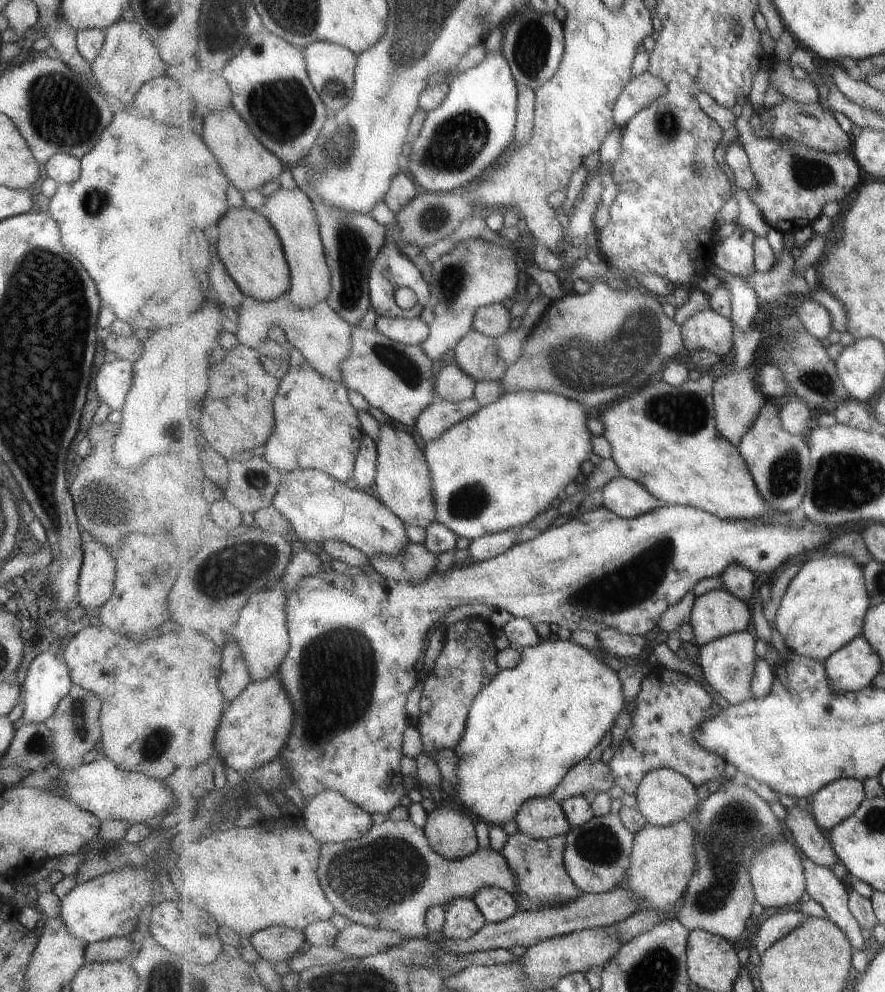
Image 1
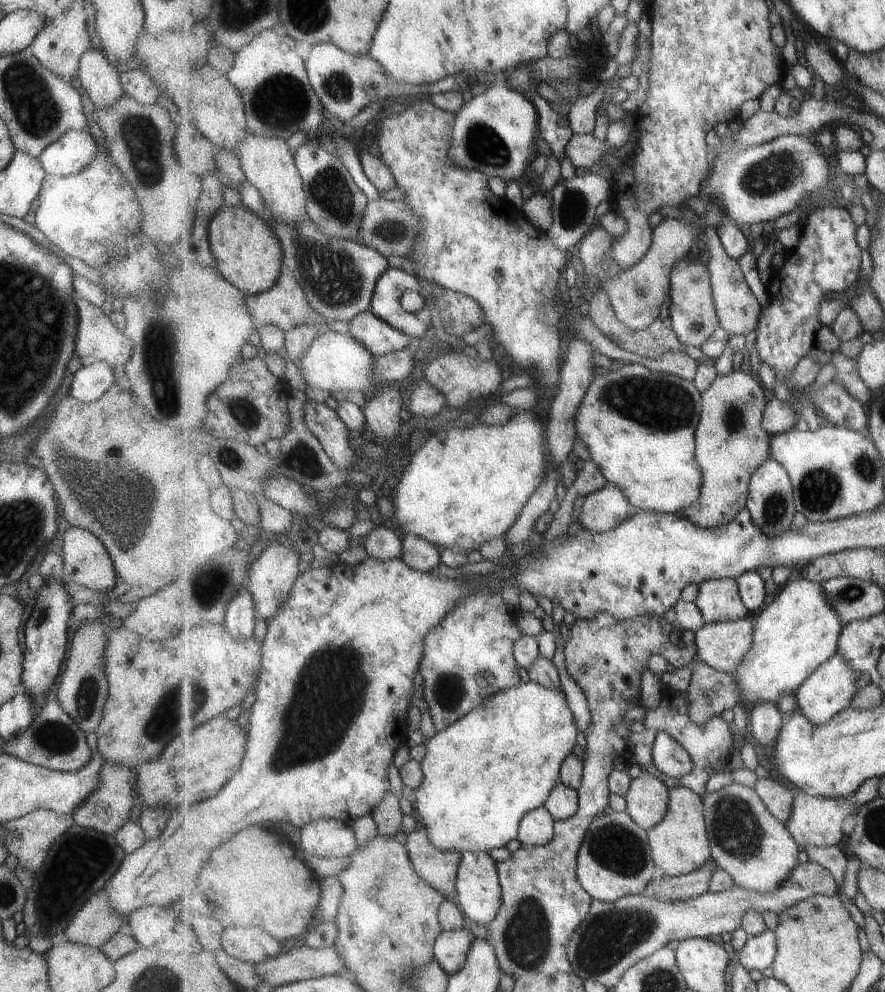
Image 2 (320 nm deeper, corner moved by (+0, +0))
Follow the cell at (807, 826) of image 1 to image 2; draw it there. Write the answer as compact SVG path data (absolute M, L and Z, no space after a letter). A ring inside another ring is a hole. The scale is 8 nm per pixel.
M767 776L756 781L754 790L779 822L785 826L787 826L787 822L791 822L795 808L795 796L785 786L781 786L779 782L775 782Z

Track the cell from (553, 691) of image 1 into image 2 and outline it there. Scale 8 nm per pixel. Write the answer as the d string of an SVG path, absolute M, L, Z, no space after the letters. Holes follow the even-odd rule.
M530 679L527 682L521 682L519 686L507 688L507 690L503 690L503 692L491 696L491 698L487 698L482 706L471 710L466 718L455 722L455 725L452 725L448 730L438 732L437 735L427 740L425 743L427 755L422 763L426 781L416 791L417 800L415 804L419 814L418 818L420 818L420 820L417 818L417 821L423 823L424 828L427 828L431 844L437 850L445 850L445 852L461 852L461 854L465 852L490 853L494 848L505 848L509 842L518 840L519 828L522 825L523 818L533 810L542 808L549 800L551 792L555 790L555 786L561 783L562 766L567 758L573 755L573 748L577 745L577 730L573 712L569 710L569 704L567 704L561 687L555 690L555 686L546 686Z

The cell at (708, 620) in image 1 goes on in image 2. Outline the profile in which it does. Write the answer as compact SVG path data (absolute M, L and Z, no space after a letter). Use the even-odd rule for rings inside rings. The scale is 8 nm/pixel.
M737 579L707 580L699 588L695 602L705 623L743 620L749 614L749 608L742 600Z

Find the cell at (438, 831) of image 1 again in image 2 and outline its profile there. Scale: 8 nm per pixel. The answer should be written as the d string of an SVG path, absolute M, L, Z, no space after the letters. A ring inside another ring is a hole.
M427 828L415 829L408 835L406 842L411 862L415 864L419 876L431 886L435 886L435 890L445 892L449 901L458 905L456 883L463 854L437 850L431 844Z

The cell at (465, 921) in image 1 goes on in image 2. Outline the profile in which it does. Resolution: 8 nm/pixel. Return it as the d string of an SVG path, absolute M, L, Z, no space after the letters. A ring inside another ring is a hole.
M461 928L461 930L443 929L442 934L439 934L434 946L434 958L439 960L439 964L447 970L449 976L457 974L465 966L471 946L477 937L478 934L466 928Z

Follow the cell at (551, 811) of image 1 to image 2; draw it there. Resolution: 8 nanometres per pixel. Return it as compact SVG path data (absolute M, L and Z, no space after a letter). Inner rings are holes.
M543 806L523 818L518 840L522 845L544 846L555 838L555 818Z

